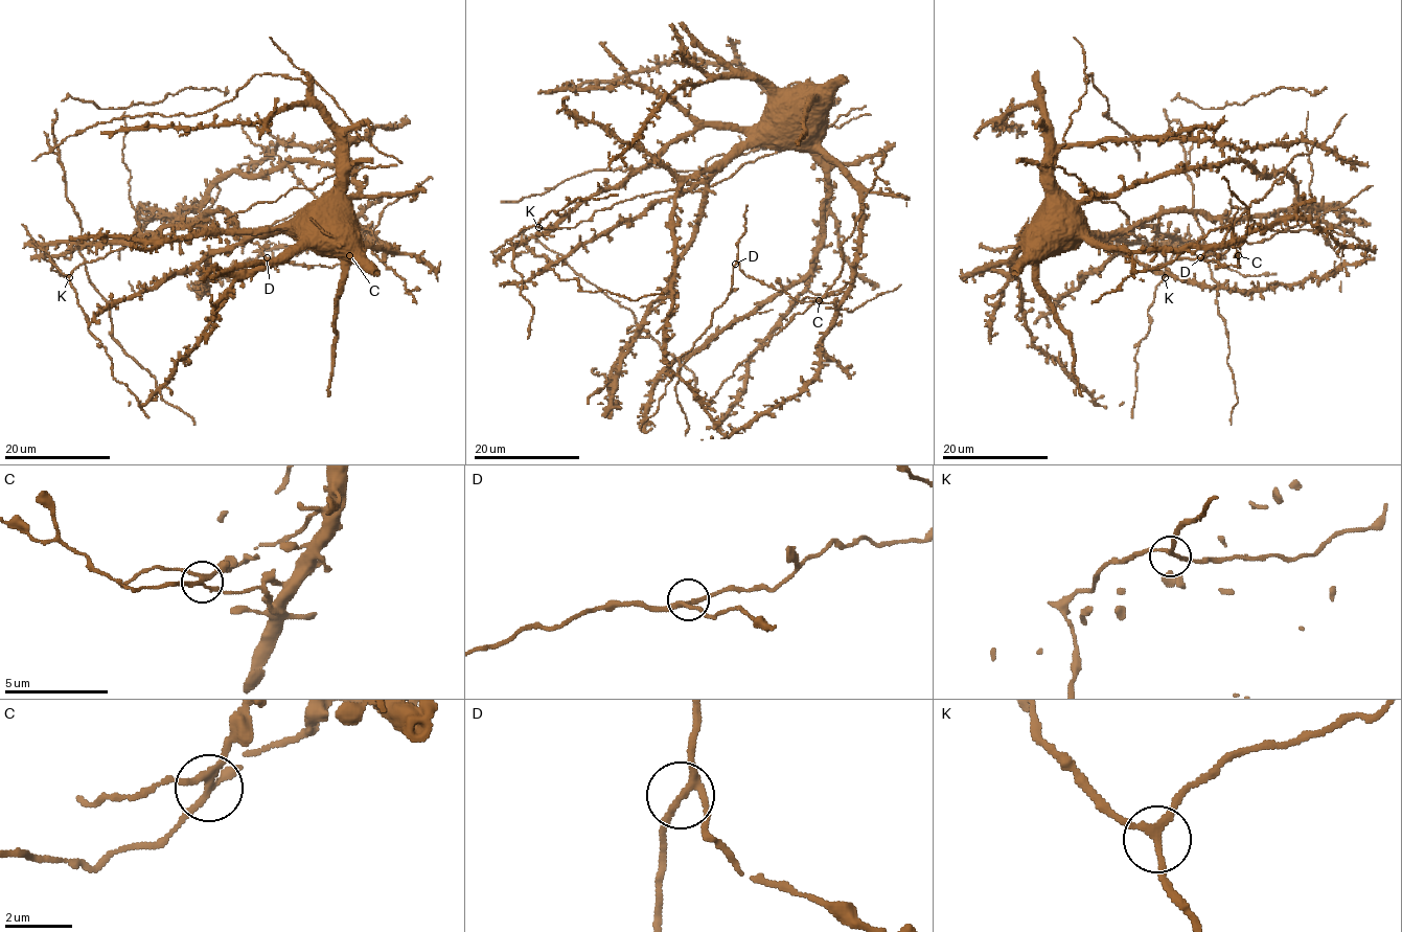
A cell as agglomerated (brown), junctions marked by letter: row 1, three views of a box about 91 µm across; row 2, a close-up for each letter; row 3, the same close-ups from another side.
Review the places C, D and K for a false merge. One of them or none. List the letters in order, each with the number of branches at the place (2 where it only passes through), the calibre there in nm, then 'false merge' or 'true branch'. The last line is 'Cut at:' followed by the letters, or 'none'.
C: branches 3; calibre 190 nm; false merge
D: branches 3; calibre 190 nm; true branch
K: branches 3; calibre 190 nm; true branch
Cut at: C

